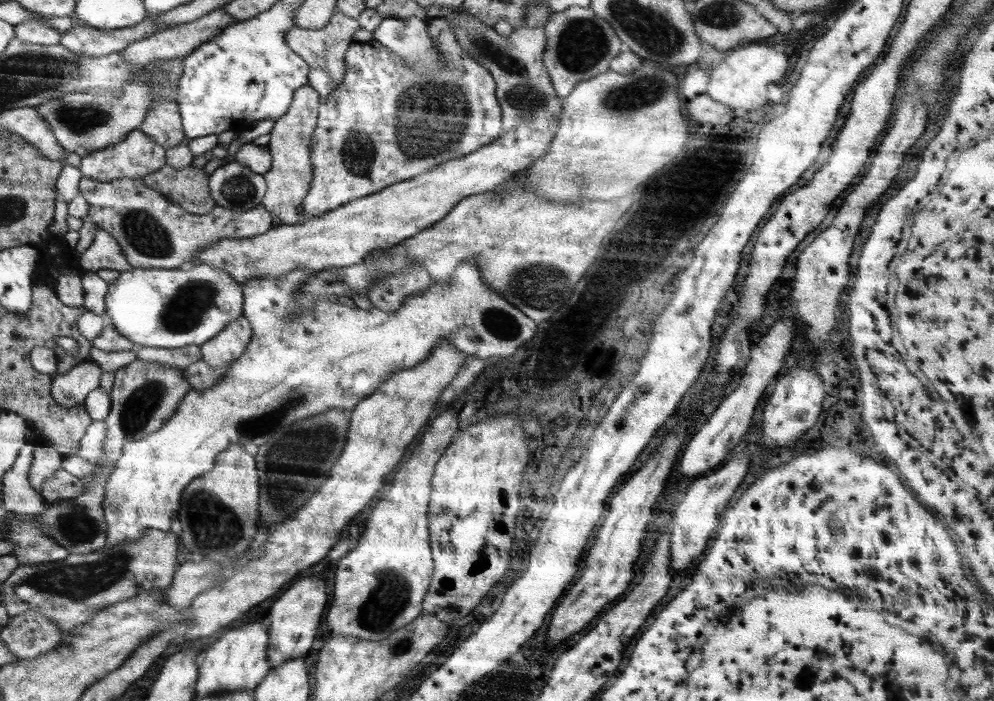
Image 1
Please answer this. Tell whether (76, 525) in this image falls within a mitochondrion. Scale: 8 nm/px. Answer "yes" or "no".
yes

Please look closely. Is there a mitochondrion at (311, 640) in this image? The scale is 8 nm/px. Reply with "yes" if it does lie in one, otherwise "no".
no

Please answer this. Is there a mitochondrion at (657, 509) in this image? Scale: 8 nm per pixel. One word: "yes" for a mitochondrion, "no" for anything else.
no

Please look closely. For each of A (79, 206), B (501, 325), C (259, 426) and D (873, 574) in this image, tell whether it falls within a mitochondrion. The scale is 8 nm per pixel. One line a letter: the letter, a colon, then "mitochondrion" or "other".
A: other
B: mitochondrion
C: mitochondrion
D: other

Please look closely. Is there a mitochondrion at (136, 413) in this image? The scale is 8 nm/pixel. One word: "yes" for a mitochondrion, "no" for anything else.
yes

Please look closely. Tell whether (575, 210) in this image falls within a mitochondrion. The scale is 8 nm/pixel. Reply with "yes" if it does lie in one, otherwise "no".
no

